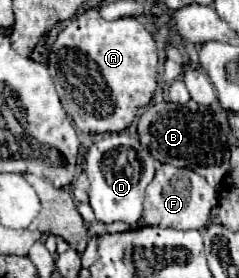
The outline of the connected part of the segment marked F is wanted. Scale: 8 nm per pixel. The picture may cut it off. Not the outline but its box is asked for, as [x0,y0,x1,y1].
[138,164,216,230]

